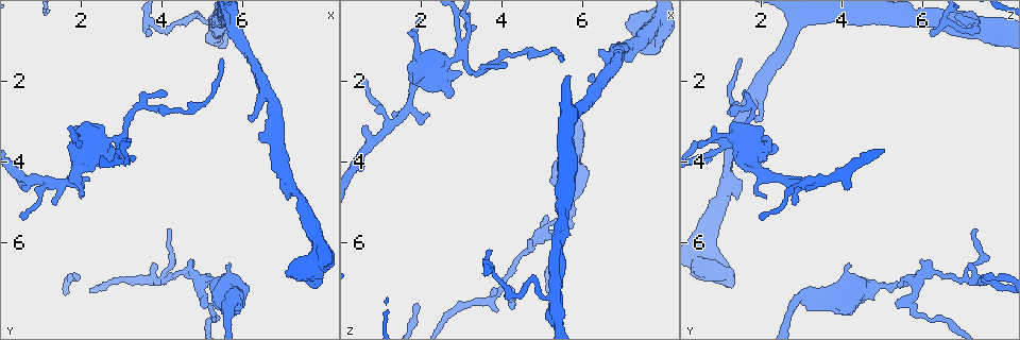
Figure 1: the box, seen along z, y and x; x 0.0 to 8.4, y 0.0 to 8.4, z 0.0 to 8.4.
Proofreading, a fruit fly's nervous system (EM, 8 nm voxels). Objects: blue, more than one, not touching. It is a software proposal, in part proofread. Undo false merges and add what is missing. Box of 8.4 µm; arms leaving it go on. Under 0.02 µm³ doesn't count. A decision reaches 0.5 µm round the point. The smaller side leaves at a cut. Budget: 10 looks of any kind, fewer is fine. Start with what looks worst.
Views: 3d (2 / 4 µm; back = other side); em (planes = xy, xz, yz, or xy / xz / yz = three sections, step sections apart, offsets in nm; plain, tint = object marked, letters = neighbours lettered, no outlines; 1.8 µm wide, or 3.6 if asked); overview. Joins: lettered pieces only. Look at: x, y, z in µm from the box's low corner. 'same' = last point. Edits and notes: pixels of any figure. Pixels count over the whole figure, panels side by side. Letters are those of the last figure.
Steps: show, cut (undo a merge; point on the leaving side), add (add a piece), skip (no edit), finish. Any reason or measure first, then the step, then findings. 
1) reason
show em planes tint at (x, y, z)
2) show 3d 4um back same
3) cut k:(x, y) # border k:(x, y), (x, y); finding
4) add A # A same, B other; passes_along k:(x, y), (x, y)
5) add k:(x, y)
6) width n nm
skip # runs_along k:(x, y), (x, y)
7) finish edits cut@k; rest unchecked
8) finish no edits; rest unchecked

three arms meet
show em 3.6um planes letters at (5.00, 6.90, 5.85)

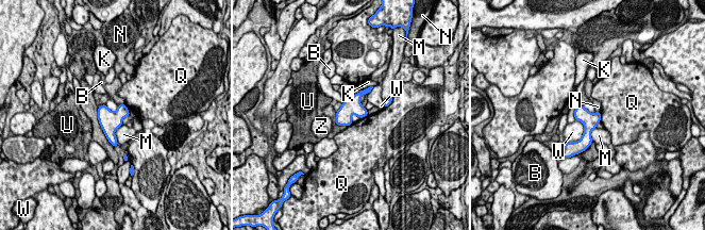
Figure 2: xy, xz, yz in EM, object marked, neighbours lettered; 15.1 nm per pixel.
longest_contact W 420 nm
skip # B other, K other, M other, N other, Q other, U other, W other, Z other; border 2:(123, 103), (118, 105); one neuron here

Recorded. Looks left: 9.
looks like a crossing
show 3d 2um at (5.30, 0.55, 7.40)

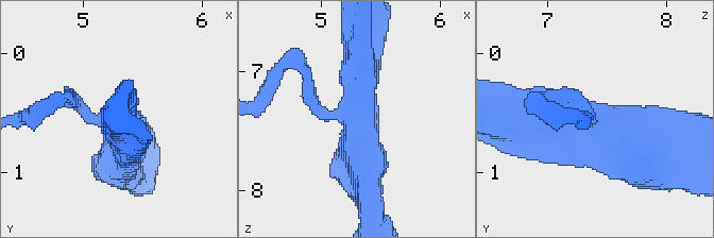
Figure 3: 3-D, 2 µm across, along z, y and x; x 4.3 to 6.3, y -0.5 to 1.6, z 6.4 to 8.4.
arms 4
show em planes letters at (5.26, 0.54, 7.38)

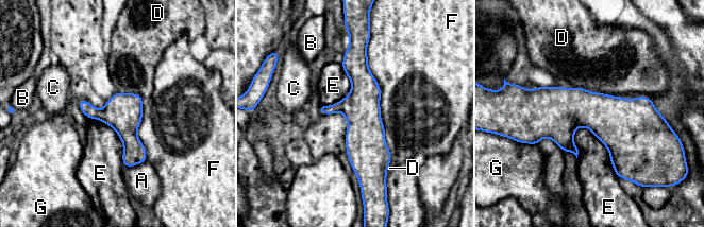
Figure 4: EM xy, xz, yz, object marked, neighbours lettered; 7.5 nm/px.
skip # A other, B other, C other, D other, E other, F other, G other; border 4:(577, 126), (605, 146), (620, 178); one neuron here

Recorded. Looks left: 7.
free end
show em planes letters at (2.20, 4.35, 2.85)

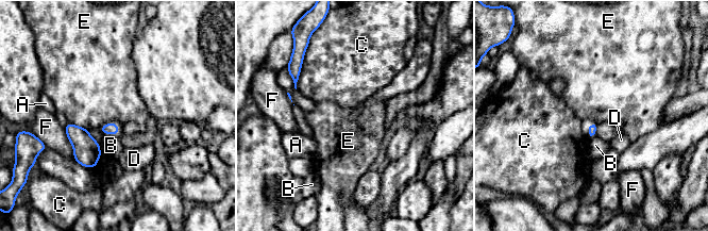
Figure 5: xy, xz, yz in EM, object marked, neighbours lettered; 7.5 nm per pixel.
longest_contact F 260 nm
skip # A other, B other, C other, D other, E other, F other; border 5:(69, 121), (86, 128); no lettered piece goes on from it

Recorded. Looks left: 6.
an open end
show 3d 4um at (2.15, 2.95, 1.30)

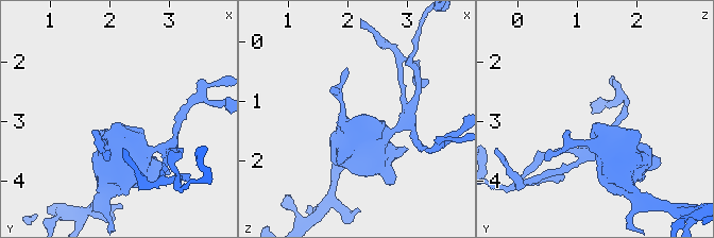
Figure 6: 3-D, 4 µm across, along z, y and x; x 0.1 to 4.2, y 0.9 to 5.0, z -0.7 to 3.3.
shape alone is not enough
show em 3.6um planes letters at (2.15, 3.00, 1.30)

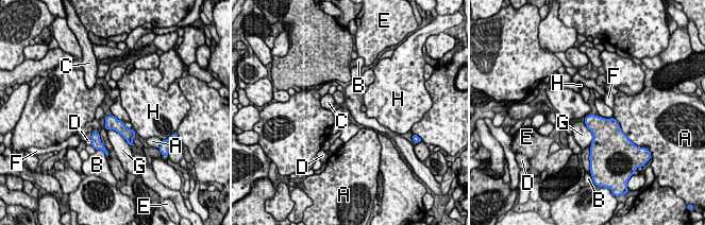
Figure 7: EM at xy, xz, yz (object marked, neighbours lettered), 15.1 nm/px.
skip # A other, B other, C other, D other, E other, F other, G other, H other; border 7:(106, 130), (115, 130), (130, 144); no lettered piece goes on from it

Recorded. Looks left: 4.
finish no edits; rest unchecked

